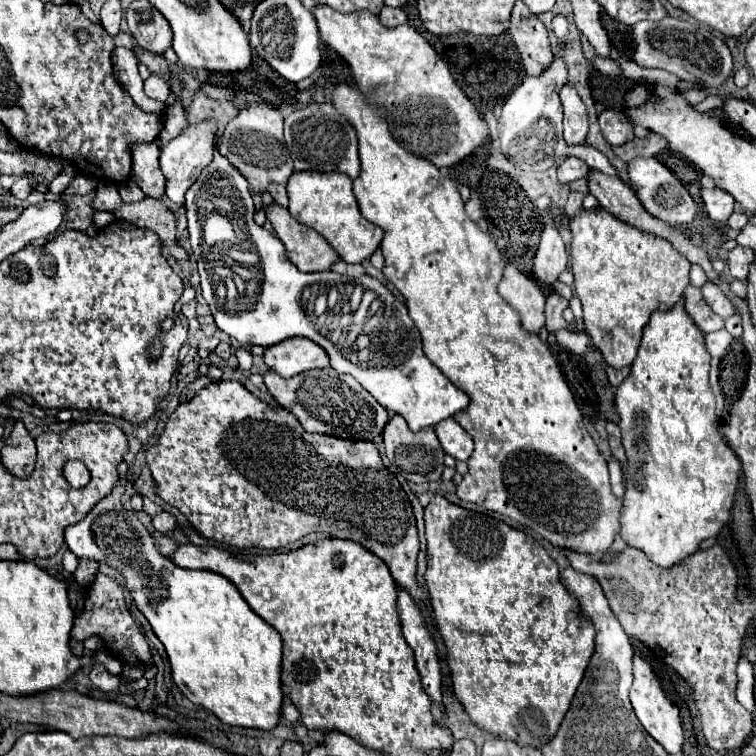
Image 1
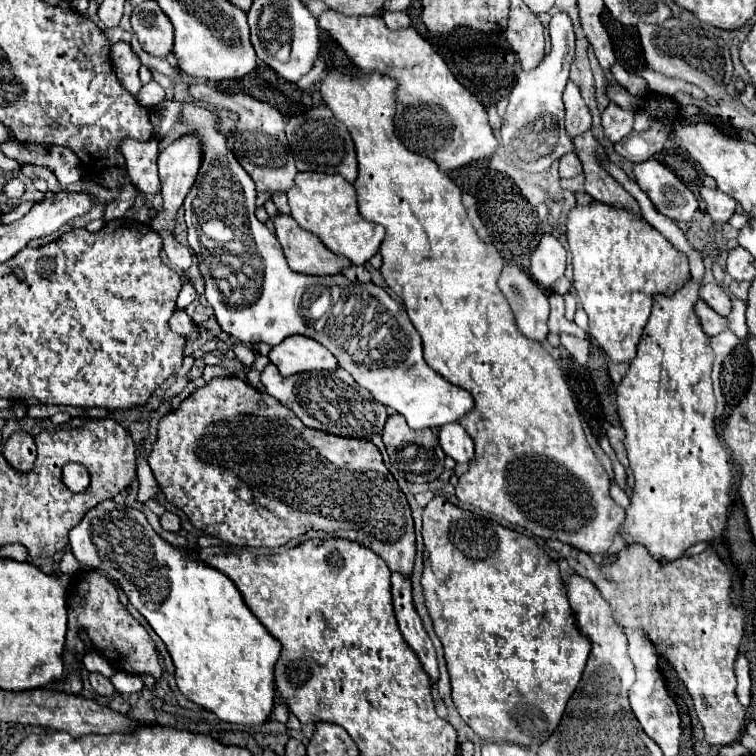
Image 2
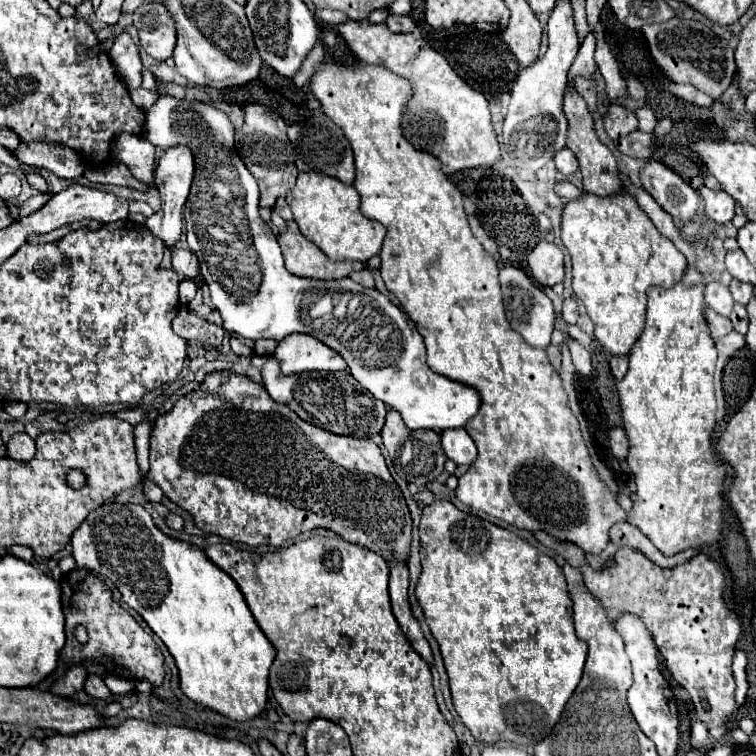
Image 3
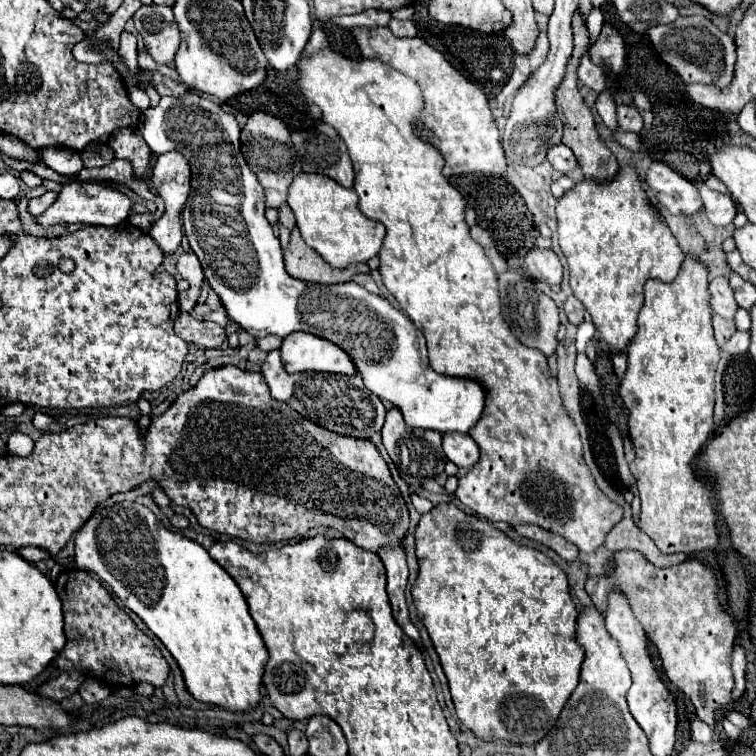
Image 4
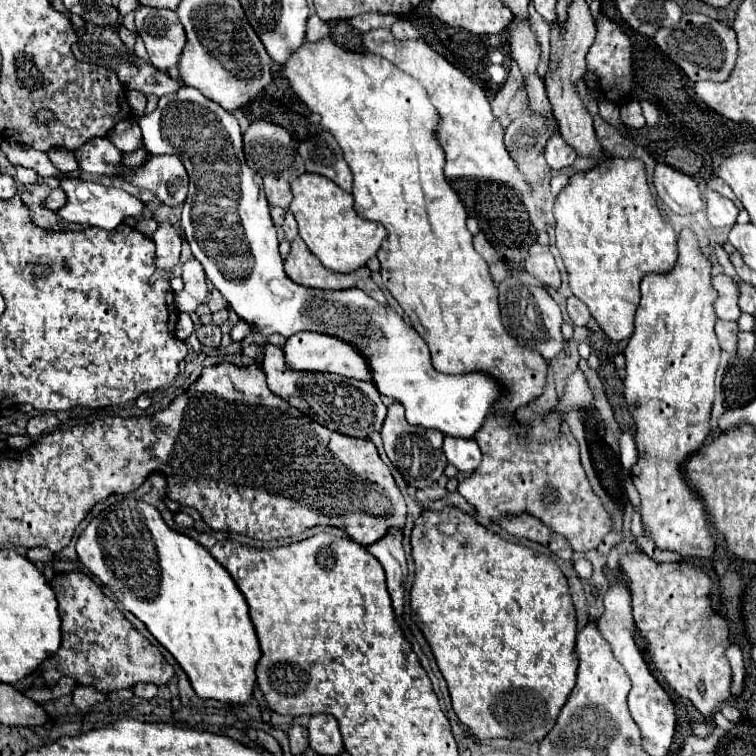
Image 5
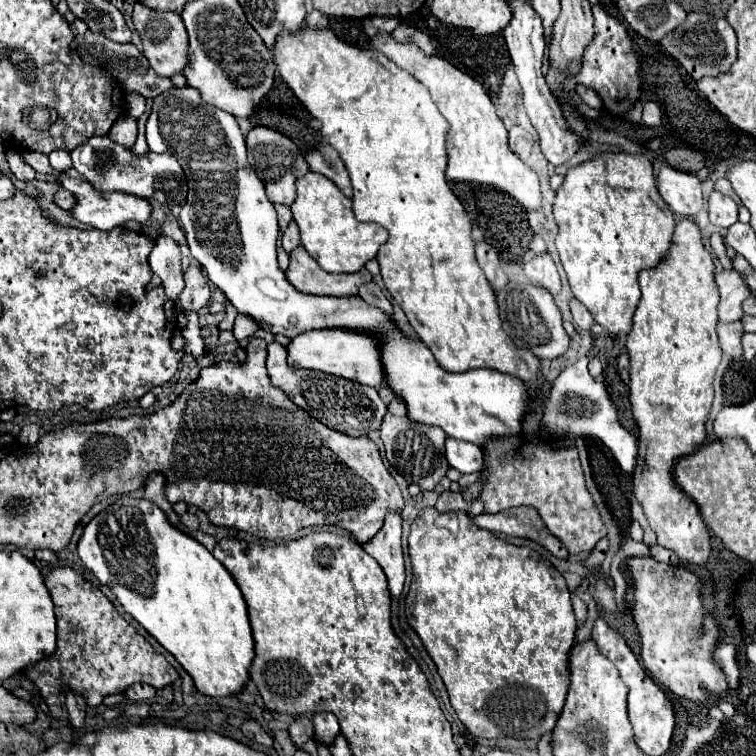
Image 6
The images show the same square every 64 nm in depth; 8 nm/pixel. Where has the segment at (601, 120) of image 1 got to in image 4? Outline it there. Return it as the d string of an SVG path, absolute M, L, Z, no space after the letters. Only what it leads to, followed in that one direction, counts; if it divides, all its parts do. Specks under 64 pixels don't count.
M628 104L618 106L618 124L620 124L620 130L626 130L626 132L640 132L644 128L640 110Z

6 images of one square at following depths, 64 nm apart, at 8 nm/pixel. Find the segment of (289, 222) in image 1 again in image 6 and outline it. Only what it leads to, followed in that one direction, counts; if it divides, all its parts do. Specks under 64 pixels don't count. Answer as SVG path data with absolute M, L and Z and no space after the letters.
M302 246L290 254L286 278L290 284L294 284L294 288L298 288L298 292L310 292L318 296L356 296L358 288L372 280L368 270L354 274L324 272Z

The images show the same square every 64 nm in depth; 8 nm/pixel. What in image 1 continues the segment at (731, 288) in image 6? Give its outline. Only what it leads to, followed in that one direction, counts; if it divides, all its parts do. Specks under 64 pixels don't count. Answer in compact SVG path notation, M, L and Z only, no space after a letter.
M706 282L700 290L702 290L702 296L704 296L704 300L708 302L708 306L710 306L718 316L728 318L728 316L734 314L734 306L732 306L730 298L728 298L716 284Z

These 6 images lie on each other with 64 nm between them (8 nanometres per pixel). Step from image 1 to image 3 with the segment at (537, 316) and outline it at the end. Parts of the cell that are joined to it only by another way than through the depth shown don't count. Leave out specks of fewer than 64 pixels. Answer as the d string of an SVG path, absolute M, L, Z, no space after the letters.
M504 266L500 270L500 286L502 286L502 296L504 296L504 308L506 308L506 318L514 332L518 332L526 344L536 346L546 350L550 346L550 338L554 332L556 324L556 312L552 300L540 290L540 286L522 270L514 266Z

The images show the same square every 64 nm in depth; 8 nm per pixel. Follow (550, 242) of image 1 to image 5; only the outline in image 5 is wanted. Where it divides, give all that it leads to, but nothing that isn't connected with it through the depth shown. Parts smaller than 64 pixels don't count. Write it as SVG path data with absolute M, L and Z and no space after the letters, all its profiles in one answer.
M540 252L534 256L526 258L526 272L530 276L534 276L536 280L540 280L544 286L558 290L560 288L560 272L556 268L554 256L550 252Z

